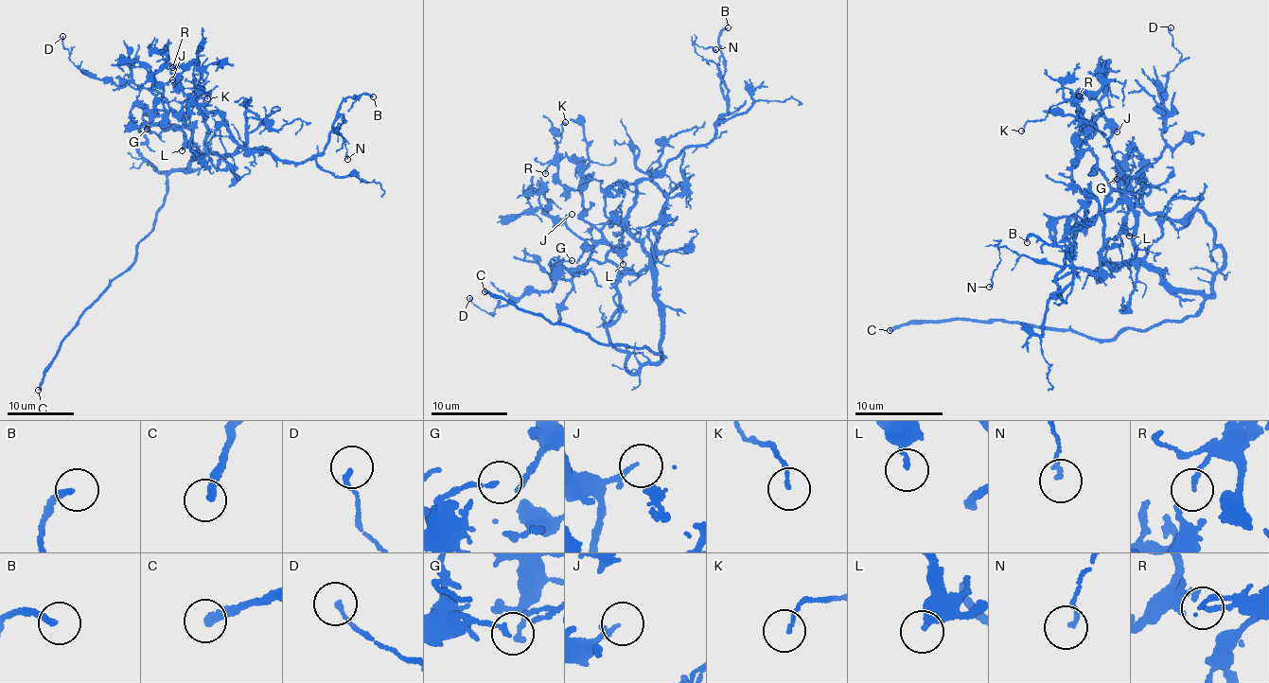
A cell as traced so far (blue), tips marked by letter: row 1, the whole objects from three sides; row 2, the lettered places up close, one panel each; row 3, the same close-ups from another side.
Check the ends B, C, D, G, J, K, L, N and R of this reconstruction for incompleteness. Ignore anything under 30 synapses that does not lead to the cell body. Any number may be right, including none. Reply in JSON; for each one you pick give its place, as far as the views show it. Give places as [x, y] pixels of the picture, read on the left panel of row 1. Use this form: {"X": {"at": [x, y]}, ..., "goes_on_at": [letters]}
{"C": {"at": [38, 390]}, "goes_on_at": ["C"]}

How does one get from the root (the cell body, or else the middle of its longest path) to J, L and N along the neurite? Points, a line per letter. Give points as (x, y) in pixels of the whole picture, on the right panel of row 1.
J: (1168, 281), (1143, 259), (1161, 229), (1153, 216), (1128, 204), (1135, 198), (1109, 144), (1117, 131)
L: (1168, 281), (1143, 259), (1161, 229), (1155, 218), (1137, 205), (1131, 205), (1126, 215), (1129, 236)
N: (1168, 281), (1101, 259), (1059, 272), (1063, 299), (1073, 269), (997, 246), (989, 287)

